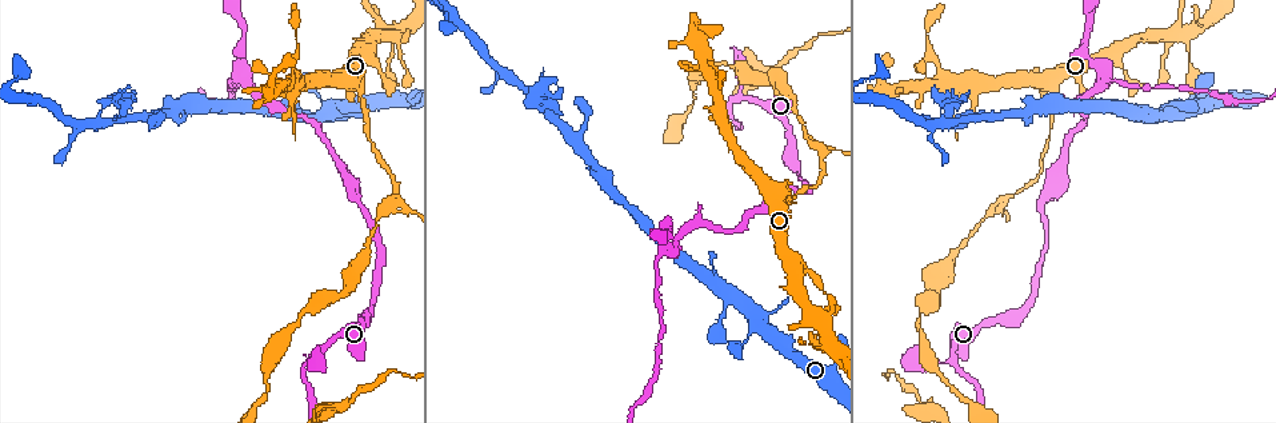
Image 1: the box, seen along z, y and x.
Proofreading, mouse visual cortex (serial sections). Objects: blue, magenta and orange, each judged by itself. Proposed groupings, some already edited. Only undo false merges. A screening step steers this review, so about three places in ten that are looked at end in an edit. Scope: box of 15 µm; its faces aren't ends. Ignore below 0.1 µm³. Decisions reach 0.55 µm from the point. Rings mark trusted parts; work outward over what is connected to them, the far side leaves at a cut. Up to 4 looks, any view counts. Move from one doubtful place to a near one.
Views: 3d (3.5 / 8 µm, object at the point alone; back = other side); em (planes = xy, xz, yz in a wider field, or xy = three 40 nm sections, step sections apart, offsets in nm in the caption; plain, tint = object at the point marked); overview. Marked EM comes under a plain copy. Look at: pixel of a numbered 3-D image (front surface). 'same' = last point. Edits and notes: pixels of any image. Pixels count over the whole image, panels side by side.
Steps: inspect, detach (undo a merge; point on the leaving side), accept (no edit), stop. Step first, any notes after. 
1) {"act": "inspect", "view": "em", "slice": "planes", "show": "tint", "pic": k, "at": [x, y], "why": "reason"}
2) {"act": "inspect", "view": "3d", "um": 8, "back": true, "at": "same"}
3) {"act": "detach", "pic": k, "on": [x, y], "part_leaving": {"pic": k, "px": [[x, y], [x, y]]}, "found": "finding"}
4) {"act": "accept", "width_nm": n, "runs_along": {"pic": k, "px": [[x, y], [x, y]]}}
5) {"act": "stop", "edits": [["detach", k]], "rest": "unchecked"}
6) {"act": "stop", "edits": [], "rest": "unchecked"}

{"act": "inspect", "view": "3d", "um": 8, "pic": 1, "at": [240, 79], "why": "a fork"}

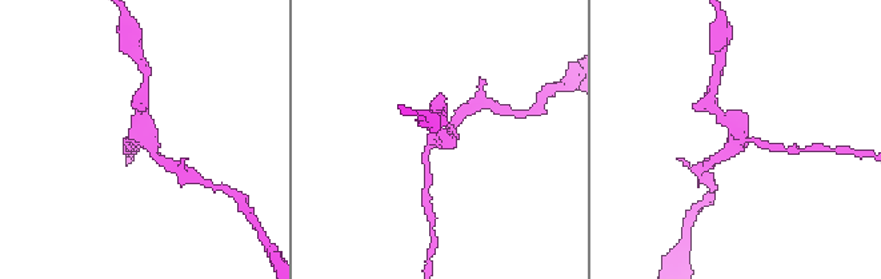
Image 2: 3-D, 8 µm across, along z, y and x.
{"act": "inspect", "view": "3d", "um": 3.5, "back": true, "pic": 2, "at": [145, 135]}

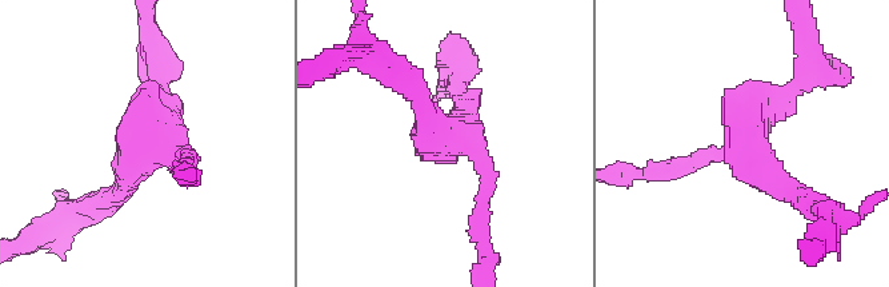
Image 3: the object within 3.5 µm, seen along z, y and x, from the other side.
{"act": "accept", "found": "continuous, no second cell"}

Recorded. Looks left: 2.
{"act": "inspect", "view": "3d", "um": 3.5, "back": true, "pic": 1, "at": [353, 84], "why": "abrupt turn"}

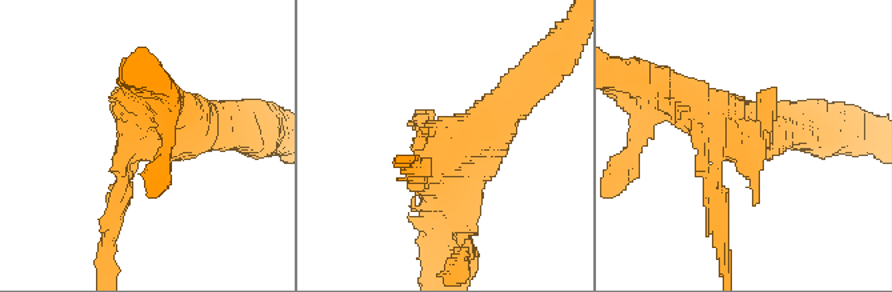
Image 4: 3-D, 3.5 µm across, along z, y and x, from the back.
{"act": "inspect", "view": "em", "slice": "xy", "step": 3, "show": "tint", "pic": 4, "at": [146, 138], "why": "now the EM"}

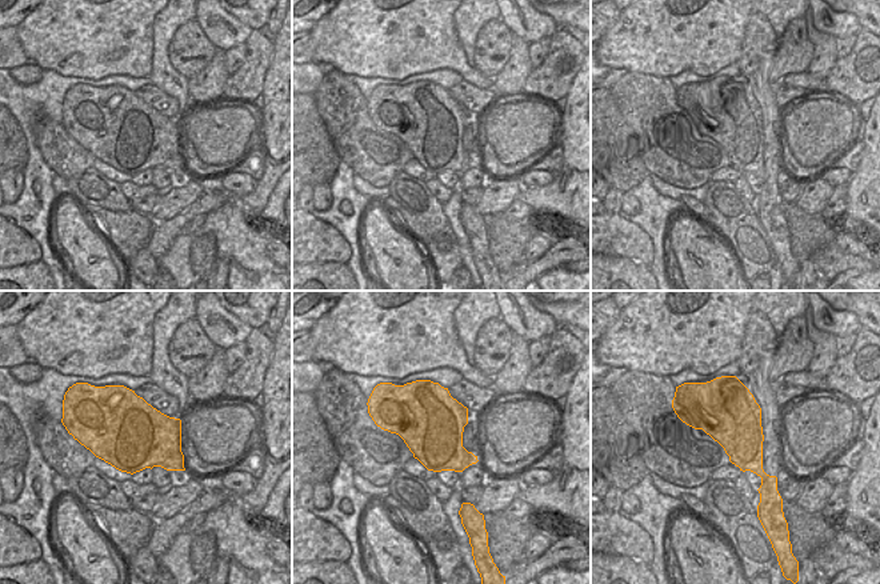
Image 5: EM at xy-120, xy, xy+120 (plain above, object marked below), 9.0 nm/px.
{"act": "detach", "pic": 4, "on": [719, 206], "part_leaving": {"pic": 4, "px": [[720, 160], [712, 194], [723, 271]]}, "found": "a second cell is stuck on"}

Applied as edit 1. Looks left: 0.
{"act": "stop", "edits": [["detach", 4]], "rest": "unchecked"}

